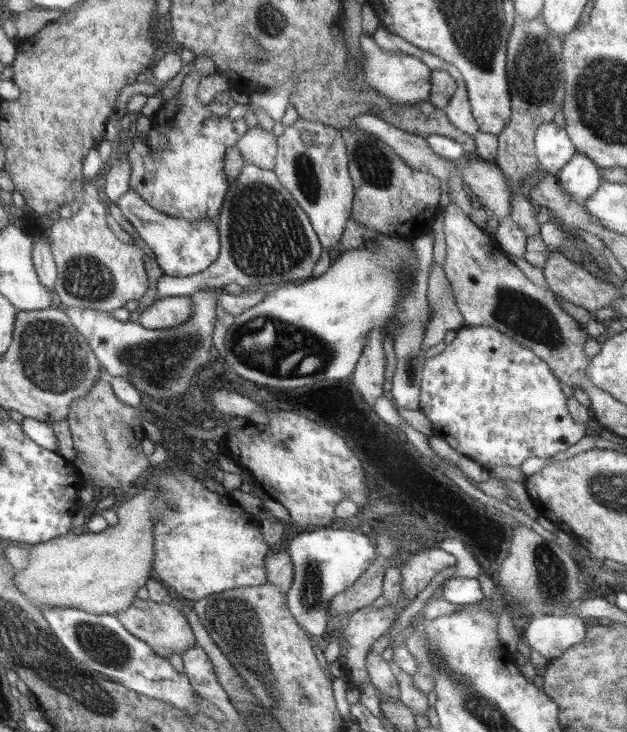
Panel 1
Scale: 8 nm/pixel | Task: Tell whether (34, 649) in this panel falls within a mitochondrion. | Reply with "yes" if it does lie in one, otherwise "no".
yes

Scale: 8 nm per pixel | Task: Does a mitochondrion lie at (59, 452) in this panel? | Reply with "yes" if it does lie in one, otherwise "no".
no

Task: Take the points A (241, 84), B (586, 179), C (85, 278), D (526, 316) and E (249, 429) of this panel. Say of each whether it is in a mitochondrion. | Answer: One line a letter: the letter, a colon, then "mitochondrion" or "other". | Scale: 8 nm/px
A: other
B: other
C: mitochondrion
D: mitochondrion
E: other

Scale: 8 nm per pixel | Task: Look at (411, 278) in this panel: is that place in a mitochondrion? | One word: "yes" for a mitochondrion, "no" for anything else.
yes

